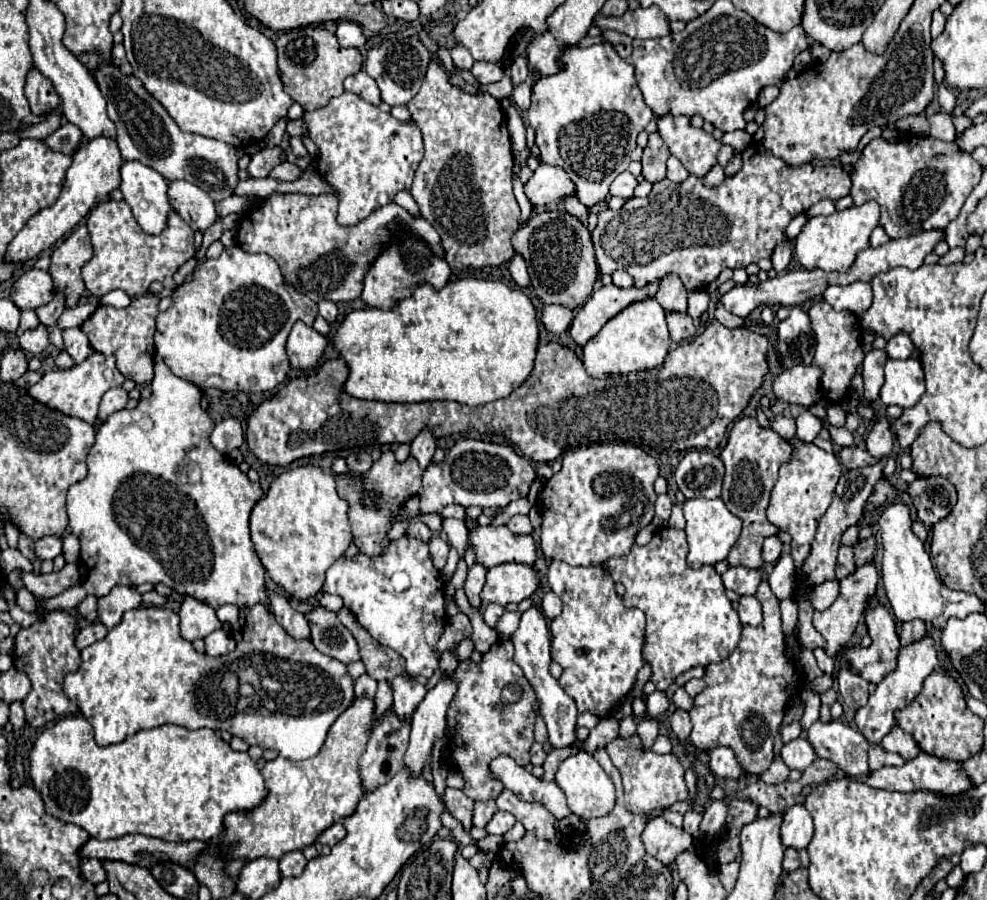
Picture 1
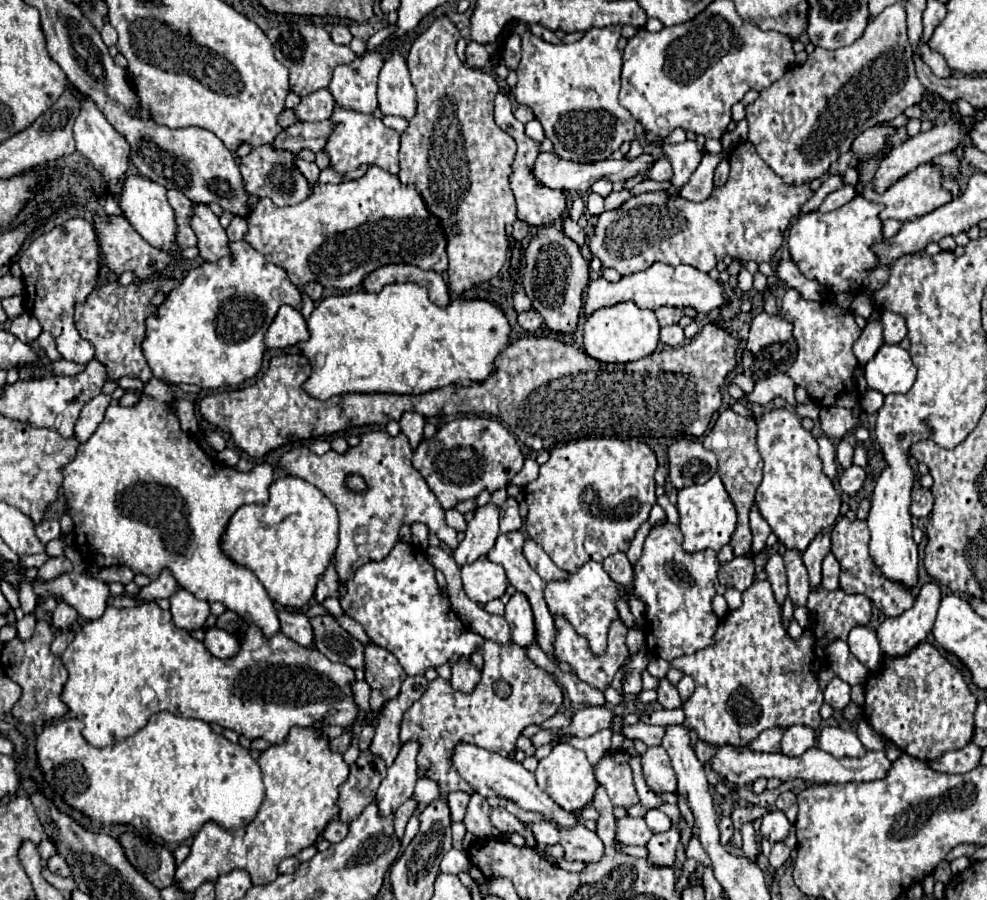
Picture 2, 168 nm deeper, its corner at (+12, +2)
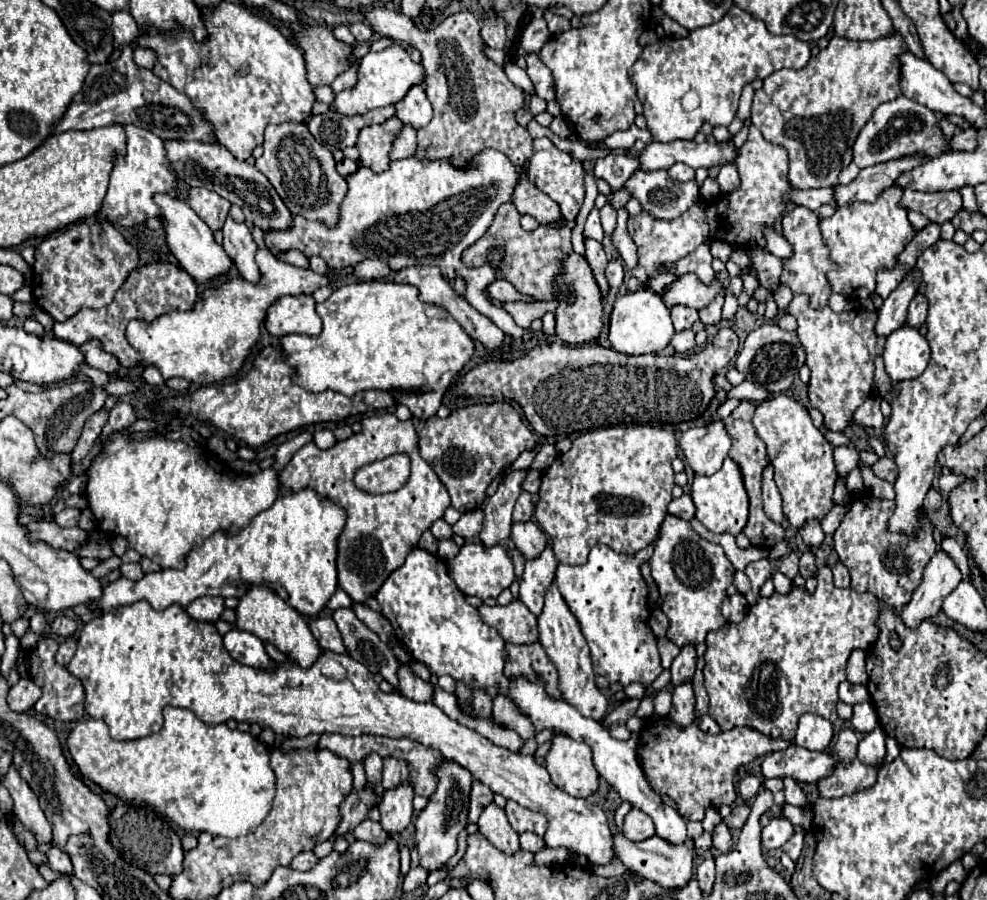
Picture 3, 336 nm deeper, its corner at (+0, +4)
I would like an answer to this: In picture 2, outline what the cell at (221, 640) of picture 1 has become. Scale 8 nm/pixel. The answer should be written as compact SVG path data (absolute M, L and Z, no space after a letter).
M208 628L204 646L216 656L216 658L234 658L240 652L240 640L226 630L220 628Z

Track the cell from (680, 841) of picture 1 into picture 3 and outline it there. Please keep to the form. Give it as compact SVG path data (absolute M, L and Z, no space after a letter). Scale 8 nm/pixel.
M632 808L626 818L624 818L624 828L622 828L622 834L628 838L628 840L634 840L634 842L640 842L640 840L648 840L656 834L654 830L654 822L648 814L644 814L642 810L636 810Z

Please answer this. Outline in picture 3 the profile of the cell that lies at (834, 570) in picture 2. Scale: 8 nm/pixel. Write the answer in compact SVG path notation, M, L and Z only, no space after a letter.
M836 562L832 566L832 572L834 572L834 584L838 588L848 588L850 586L850 570L842 562Z

